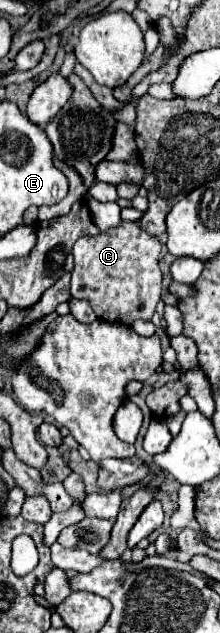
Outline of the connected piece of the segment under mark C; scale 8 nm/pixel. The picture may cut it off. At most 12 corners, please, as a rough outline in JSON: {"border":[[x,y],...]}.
{"border":[[121,220],[73,246],[71,298],[97,318],[151,320],[159,238]]}

